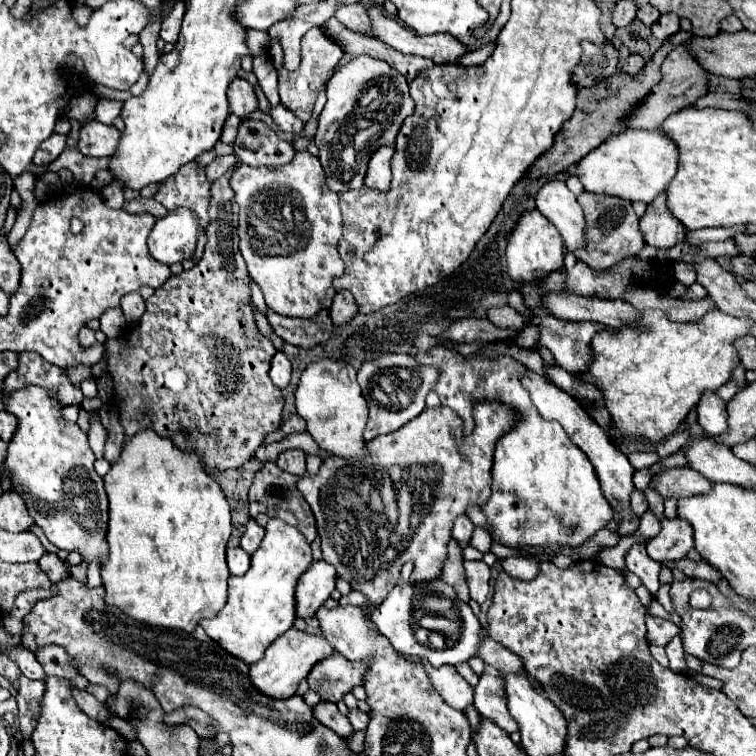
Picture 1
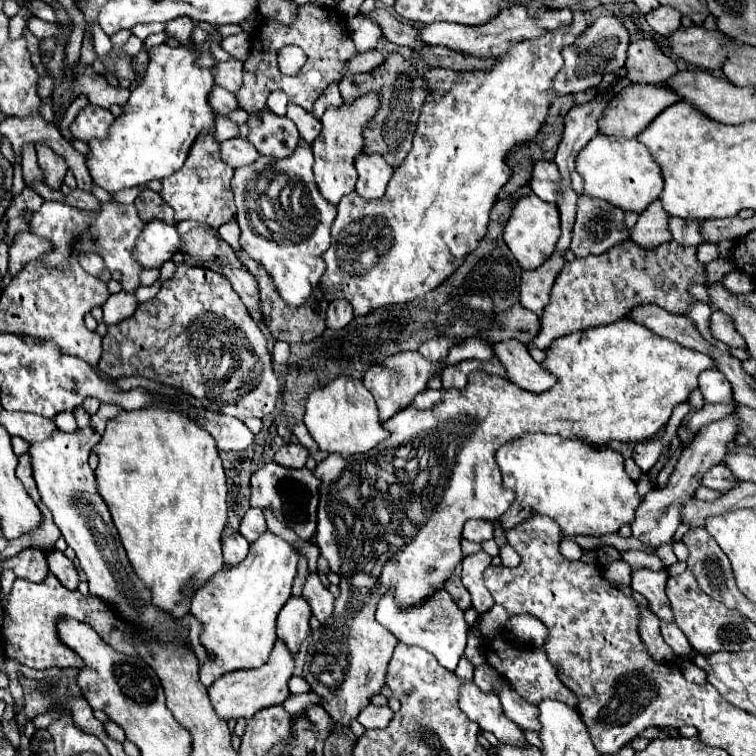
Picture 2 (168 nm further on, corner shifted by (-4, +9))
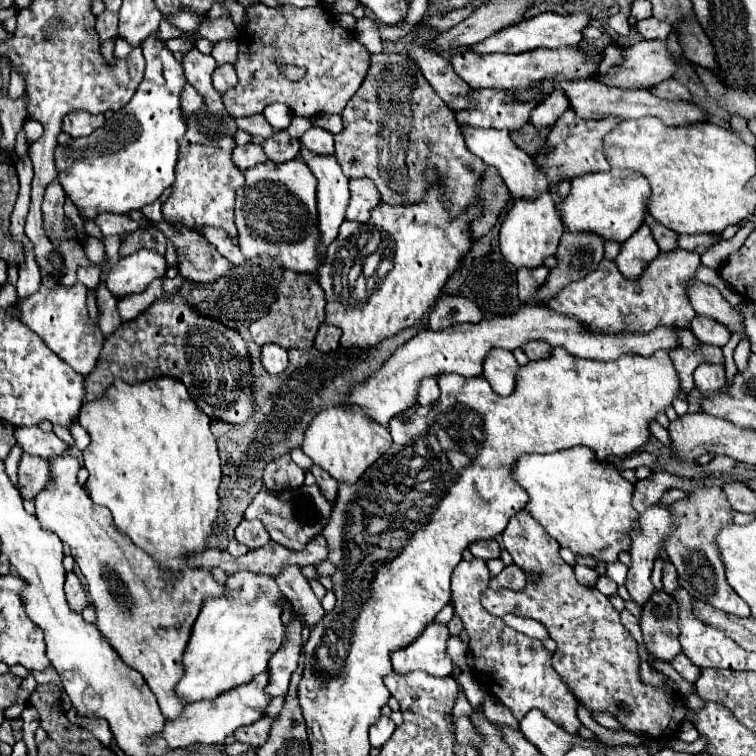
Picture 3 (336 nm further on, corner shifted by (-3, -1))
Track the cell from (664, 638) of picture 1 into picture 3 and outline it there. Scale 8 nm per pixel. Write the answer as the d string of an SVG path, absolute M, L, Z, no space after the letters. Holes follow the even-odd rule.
M684 653L676 655L676 659L672 661L672 667L674 667L688 683L696 683L696 679L698 679L698 675L700 675L700 669L698 669L696 665L692 665L690 659L688 659Z

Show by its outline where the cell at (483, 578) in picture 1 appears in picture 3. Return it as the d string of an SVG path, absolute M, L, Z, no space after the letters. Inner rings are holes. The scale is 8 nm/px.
M480 559L460 561L452 573L452 607L454 615L462 619L464 631L470 639L468 647L474 657L476 679L482 683L486 693L502 701L518 721L530 709L540 709L568 733L578 733L582 725L576 715L578 701L554 671L552 653L542 645L542 641L510 629L500 617L490 615L482 607L480 595L488 587L490 577L486 563Z

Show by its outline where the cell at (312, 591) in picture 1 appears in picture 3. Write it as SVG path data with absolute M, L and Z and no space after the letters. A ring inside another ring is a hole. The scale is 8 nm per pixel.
M290 621L288 629L288 645L280 651L276 651L270 657L268 663L268 675L270 675L270 683L266 685L266 695L270 697L284 697L288 693L288 683L290 683L290 675L294 673L296 665L298 665L298 657L300 657L300 631L302 631L302 623L298 621Z

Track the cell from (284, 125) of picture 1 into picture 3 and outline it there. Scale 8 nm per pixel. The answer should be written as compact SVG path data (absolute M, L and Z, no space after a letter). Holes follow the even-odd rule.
M312 127L310 131L306 131L300 141L318 155L334 155L334 137L332 133L320 129L320 127Z

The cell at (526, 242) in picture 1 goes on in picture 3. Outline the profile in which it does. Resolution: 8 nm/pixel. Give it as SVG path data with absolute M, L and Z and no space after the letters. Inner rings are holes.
M546 191L546 195L540 195L538 199L516 199L512 207L506 211L506 219L500 227L500 251L506 261L510 261L514 267L540 267L542 261L556 253L560 237L564 233L564 225L558 217L556 205L552 201L552 195Z

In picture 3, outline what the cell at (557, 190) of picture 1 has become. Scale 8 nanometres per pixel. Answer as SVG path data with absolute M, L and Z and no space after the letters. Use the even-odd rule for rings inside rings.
M464 129L462 131L464 135L464 141L466 141L466 147L470 153L474 153L476 157L480 157L484 163L492 165L498 169L498 173L502 175L506 187L510 187L510 193L512 197L522 197L522 199L530 199L530 197L538 197L542 195L548 185L546 185L546 177L544 173L538 169L538 165L534 163L534 159L524 153L522 149L518 149L512 139L510 139L510 133L506 129L498 131L498 129Z

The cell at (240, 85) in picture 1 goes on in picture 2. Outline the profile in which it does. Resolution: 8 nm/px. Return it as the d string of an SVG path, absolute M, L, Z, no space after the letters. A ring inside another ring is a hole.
M237 59L219 63L215 71L215 83L231 93L237 93L237 89L243 85L243 63Z

